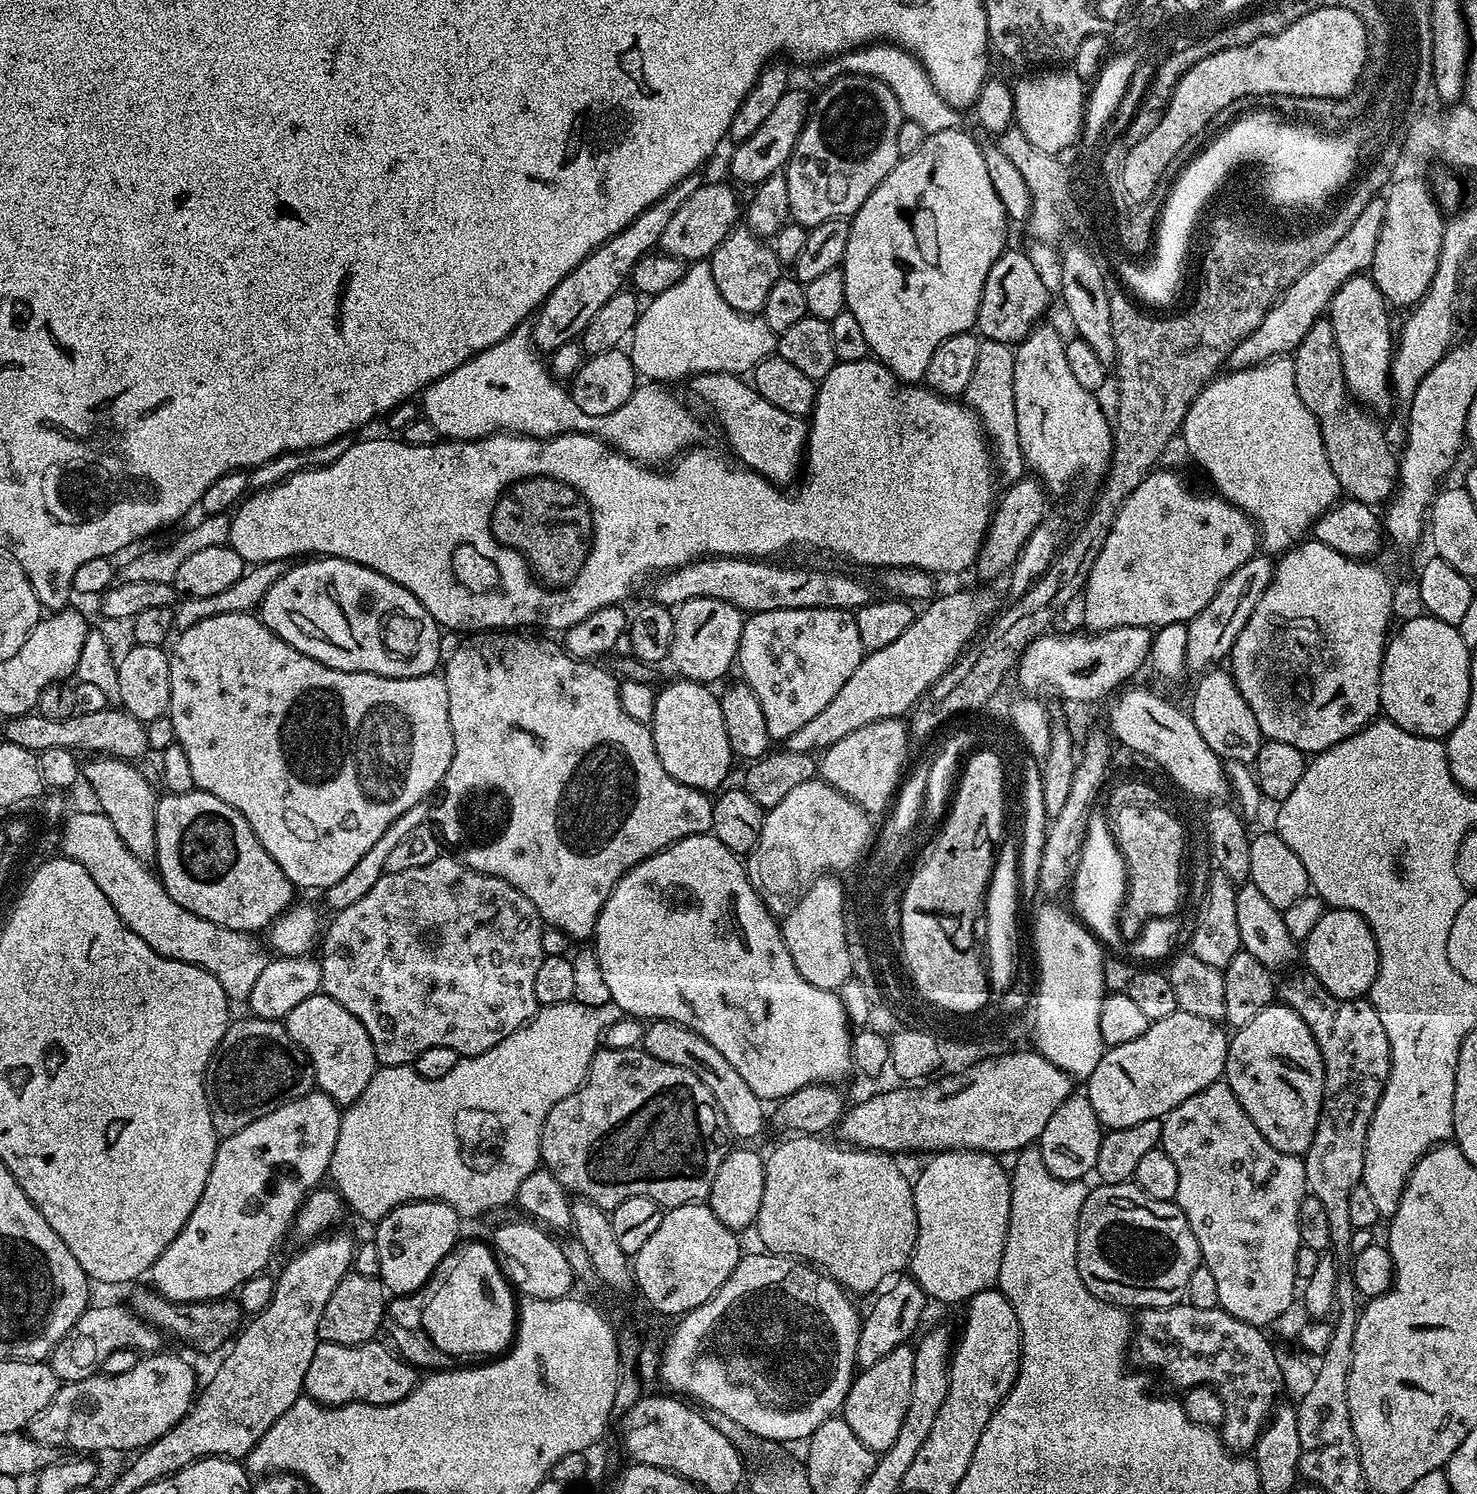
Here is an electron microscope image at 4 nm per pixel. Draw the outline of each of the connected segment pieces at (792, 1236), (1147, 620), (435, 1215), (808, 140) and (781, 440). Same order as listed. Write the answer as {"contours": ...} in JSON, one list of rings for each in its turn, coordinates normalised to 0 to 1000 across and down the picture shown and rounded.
{"contours":[[[[536,759],[531,762],[534,763],[529,764],[523,772],[519,772],[517,778],[516,807],[513,810],[513,815],[510,820],[510,825],[515,827],[515,831],[518,833],[515,833],[517,833],[521,839],[526,841],[535,841],[555,847],[560,853],[567,857],[572,863],[577,866],[590,864],[590,865],[592,865],[602,855],[611,852],[609,851],[611,851],[611,849],[613,851],[613,849],[615,848],[617,838],[620,836],[620,829],[622,829],[622,810],[619,807],[619,799],[617,799],[619,795],[618,790],[617,789],[614,790],[614,788],[612,788],[611,783],[604,777],[606,776],[600,771],[592,771],[579,767],[569,767],[568,765],[566,765],[567,766],[560,766],[560,764],[558,764],[560,762],[556,762],[555,760]]],[[[781,315],[778,316],[777,319],[770,325],[770,328],[768,328],[768,331],[765,331],[765,333],[762,333],[762,336],[760,336],[760,339],[757,341],[757,347],[754,347],[754,352],[752,352],[752,357],[749,359],[749,365],[746,365],[746,371],[743,371],[743,373],[741,373],[741,379],[734,391],[733,397],[734,418],[737,420],[735,421],[737,424],[741,424],[754,422],[757,419],[777,419],[781,417],[779,415],[784,415],[783,416],[794,416],[795,417],[805,416],[822,400],[825,393],[830,390],[835,382],[851,371],[852,354],[846,346],[840,340],[837,340],[825,331],[814,332],[812,329],[807,329],[804,320],[798,319],[798,317],[799,316],[796,315]]],[[[282,803],[265,809],[264,813],[261,813],[254,820],[253,832],[257,845],[257,856],[261,863],[265,866],[273,866],[285,862],[294,853],[297,845],[299,845],[299,842],[302,842],[302,839],[305,839],[309,835],[309,829],[311,827],[311,819],[311,813],[303,805],[299,805],[298,803]]],[[[571,50],[566,54],[562,54],[560,56],[555,60],[555,65],[552,65],[551,69],[548,72],[548,77],[544,82],[540,96],[537,99],[536,104],[533,107],[532,114],[530,118],[532,120],[533,129],[535,130],[534,143],[538,149],[542,150],[546,153],[554,152],[557,149],[559,149],[565,145],[576,146],[584,138],[584,135],[586,135],[586,133],[589,133],[589,130],[596,122],[600,119],[600,116],[603,116],[603,114],[605,114],[605,111],[609,108],[609,101],[608,100],[608,84],[611,84],[613,80],[611,72],[608,70],[608,66],[606,65],[603,58],[596,54],[593,54],[590,51]]],[[[494,249],[475,250],[468,252],[465,257],[469,266],[475,268],[482,275],[503,313],[518,319],[526,325],[534,325],[542,318],[548,287],[542,279],[532,277],[532,274],[524,272],[524,269],[519,269],[506,254]]]]}

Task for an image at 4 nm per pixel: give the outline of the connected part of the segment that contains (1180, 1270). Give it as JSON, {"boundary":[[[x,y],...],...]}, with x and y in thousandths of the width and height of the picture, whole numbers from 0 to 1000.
{"boundary":[[[768,791],[744,795],[737,797],[730,815],[729,844],[735,863],[762,877],[800,872],[808,850],[814,846],[803,813],[794,804],[779,802]]]}

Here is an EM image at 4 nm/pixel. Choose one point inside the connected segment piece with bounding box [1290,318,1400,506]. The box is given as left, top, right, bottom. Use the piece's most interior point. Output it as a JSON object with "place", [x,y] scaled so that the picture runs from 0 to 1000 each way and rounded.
{"place":[919,300]}

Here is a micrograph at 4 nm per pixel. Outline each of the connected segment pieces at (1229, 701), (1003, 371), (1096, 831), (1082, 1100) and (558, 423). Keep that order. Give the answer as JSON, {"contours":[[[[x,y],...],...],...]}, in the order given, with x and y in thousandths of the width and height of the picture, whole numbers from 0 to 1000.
{"contours":[[[[816,449],[807,463],[807,483],[811,486],[811,491],[817,494],[817,499],[819,499],[827,509],[835,509],[847,512],[854,497],[852,481],[849,481],[849,475],[844,473],[844,467],[841,467],[833,449],[822,449]]],[[[664,227],[662,232],[662,242],[659,242],[659,251],[657,252],[657,258],[654,258],[652,264],[655,272],[660,276],[661,281],[665,282],[667,293],[673,298],[673,308],[676,311],[676,318],[678,316],[682,323],[693,321],[695,319],[692,299],[689,296],[689,280],[687,277],[687,239],[685,230]]],[[[747,548],[737,551],[735,560],[733,564],[732,576],[727,586],[724,598],[729,609],[728,612],[747,633],[749,634],[760,631],[758,626],[758,611],[763,596],[763,581],[759,572],[754,555]]],[[[729,731],[723,734],[714,743],[703,764],[703,770],[708,779],[709,783],[715,788],[722,790],[732,790],[741,782],[743,770],[745,769],[747,754],[743,748],[736,733]]],[[[353,218],[349,222],[346,222],[343,226],[340,226],[340,229],[337,229],[334,232],[332,232],[329,234],[324,236],[323,238],[320,238],[313,245],[310,245],[310,248],[305,248],[305,250],[302,250],[299,253],[297,253],[294,256],[290,257],[286,263],[286,278],[292,283],[292,286],[295,289],[299,289],[299,293],[305,295],[326,295],[327,292],[334,292],[336,290],[351,290],[353,292],[365,292],[370,293],[372,292],[383,292],[384,289],[397,289],[399,292],[404,292],[406,295],[409,295],[411,297],[414,297],[418,303],[421,303],[426,305],[427,308],[433,308],[437,312],[447,312],[449,308],[455,309],[458,307],[464,301],[469,299],[472,297],[471,295],[474,292],[474,284],[469,279],[469,276],[457,265],[455,262],[452,262],[450,258],[447,256],[436,256],[431,259],[427,264],[427,266],[424,266],[424,269],[421,269],[421,272],[418,272],[418,274],[416,274],[413,277],[408,277],[403,278],[402,277],[397,277],[397,274],[391,274],[391,269],[389,269],[387,262],[381,256],[377,256],[374,250],[372,249],[372,244],[365,241],[364,234],[360,230],[360,226],[357,219]]]]}

